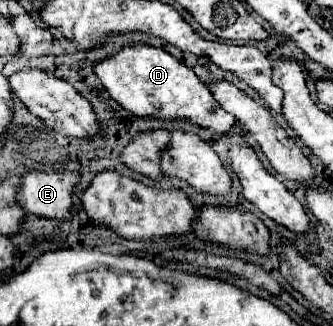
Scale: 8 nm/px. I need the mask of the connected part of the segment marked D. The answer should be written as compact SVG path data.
M150 44L124 46L116 54L96 62L94 74L100 78L108 94L134 116L190 118L192 122L210 128L216 134L228 132L234 124L234 116L220 108L206 84L200 82L200 78L184 62L176 60L164 48Z

